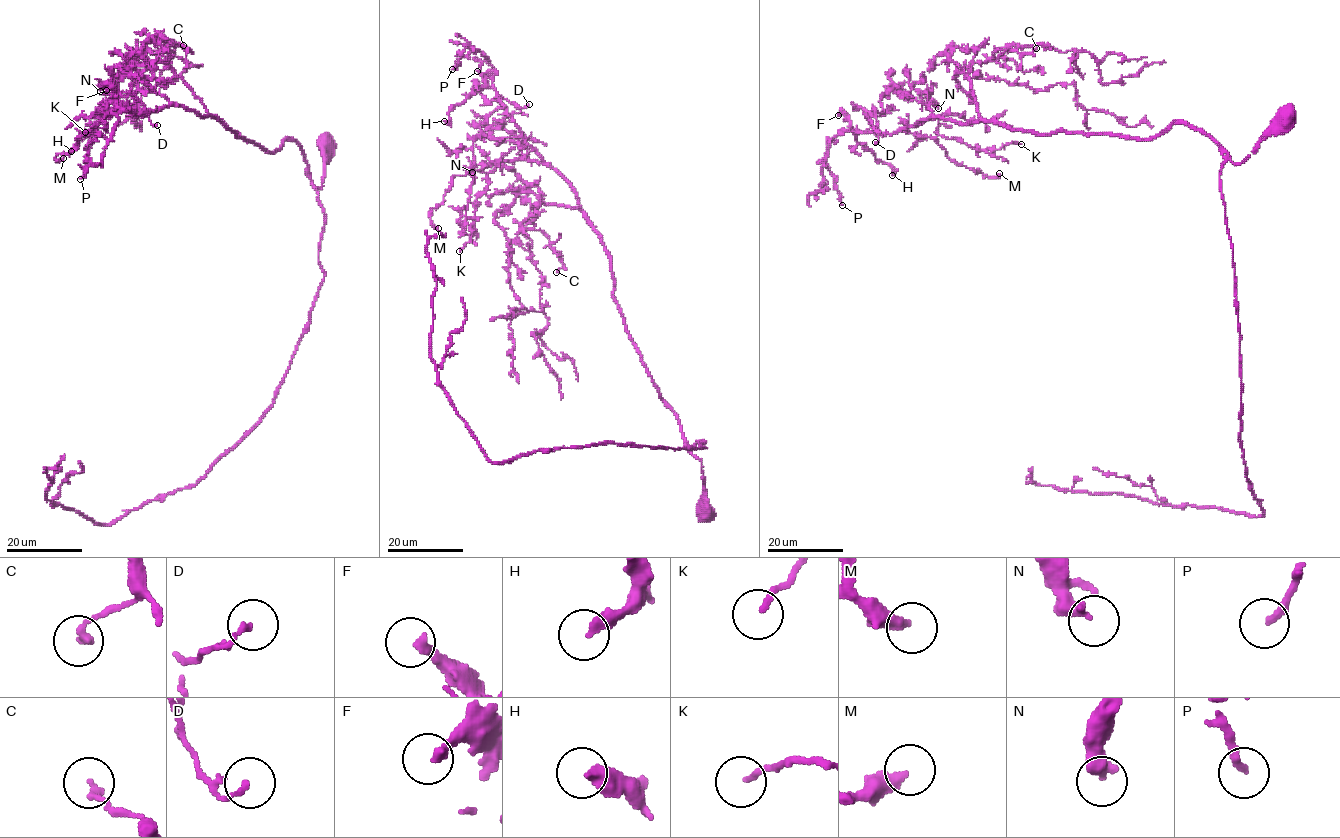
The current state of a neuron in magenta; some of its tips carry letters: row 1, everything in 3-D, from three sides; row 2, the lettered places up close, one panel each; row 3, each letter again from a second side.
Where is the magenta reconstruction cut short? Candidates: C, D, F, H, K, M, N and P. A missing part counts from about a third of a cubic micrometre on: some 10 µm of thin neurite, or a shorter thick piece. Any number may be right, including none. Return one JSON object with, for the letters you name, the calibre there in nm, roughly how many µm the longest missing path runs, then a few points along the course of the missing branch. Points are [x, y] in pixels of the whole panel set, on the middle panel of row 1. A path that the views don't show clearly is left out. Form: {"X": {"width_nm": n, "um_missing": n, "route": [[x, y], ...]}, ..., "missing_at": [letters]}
{"P": {"width_nm": 240, "um_missing": 20, "route": [[452, 69], [442, 78], [433, 98], [426, 102], [419, 100]]}, "missing_at": ["P"]}

